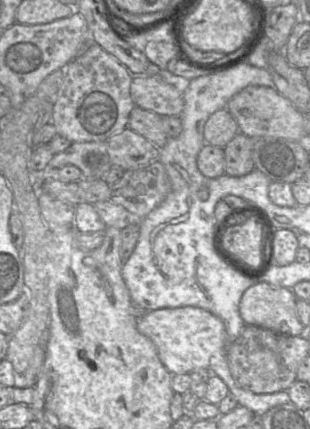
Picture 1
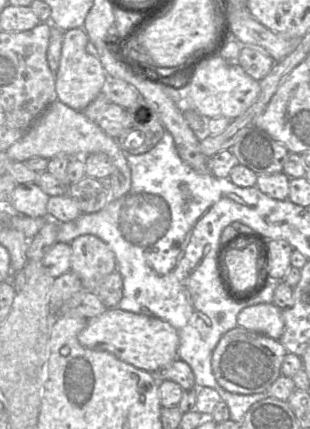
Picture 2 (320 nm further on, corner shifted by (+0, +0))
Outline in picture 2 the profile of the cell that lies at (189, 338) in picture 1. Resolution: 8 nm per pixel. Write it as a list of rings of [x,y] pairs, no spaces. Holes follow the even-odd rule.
[[[109,308],[104,313],[88,319],[86,327],[78,335],[79,343],[95,351],[107,351],[118,359],[148,372],[168,366],[177,358],[179,336],[168,322],[154,317]]]

